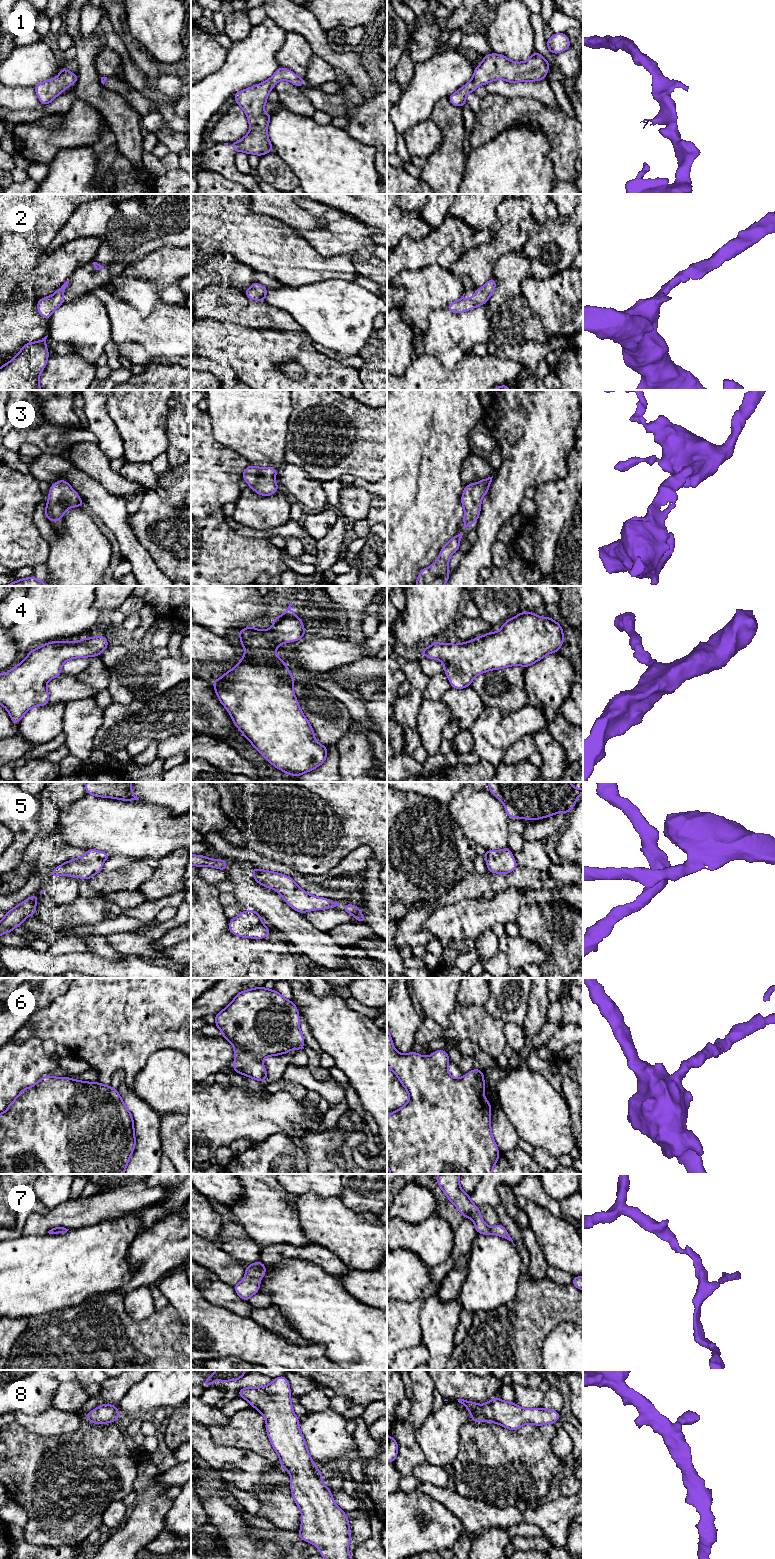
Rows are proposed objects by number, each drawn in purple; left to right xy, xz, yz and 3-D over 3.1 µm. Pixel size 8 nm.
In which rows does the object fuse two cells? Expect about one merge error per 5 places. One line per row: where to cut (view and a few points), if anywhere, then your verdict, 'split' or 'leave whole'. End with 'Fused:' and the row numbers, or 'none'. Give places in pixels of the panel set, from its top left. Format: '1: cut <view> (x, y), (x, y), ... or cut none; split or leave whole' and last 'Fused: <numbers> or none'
1: cut none; leave whole
2: cut none; leave whole
3: cut none; leave whole
4: cut none; leave whole
5: cut none; leave whole
6: cut none; leave whole
7: cut none; leave whole
8: cut none; leave whole
Fused: none

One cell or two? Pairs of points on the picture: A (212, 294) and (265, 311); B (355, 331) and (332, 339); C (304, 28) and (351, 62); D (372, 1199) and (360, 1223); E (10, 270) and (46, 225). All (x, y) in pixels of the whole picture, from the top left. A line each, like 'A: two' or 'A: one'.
A: one
B: one
C: one
D: two
E: two

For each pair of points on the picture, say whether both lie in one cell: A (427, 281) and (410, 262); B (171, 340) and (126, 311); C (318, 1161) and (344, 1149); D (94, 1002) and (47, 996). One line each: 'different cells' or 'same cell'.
A: different cells
B: same cell
C: same cell
D: different cells

